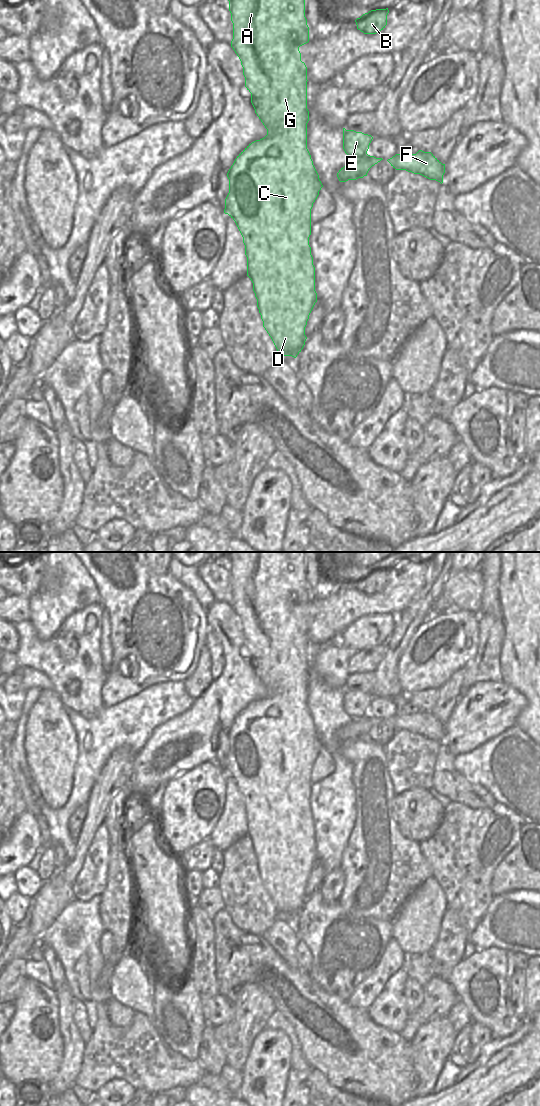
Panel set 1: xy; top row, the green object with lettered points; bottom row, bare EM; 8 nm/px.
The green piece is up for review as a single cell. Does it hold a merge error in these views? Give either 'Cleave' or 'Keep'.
Cleave

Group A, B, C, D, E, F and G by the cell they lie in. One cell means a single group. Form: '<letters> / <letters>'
A C D F G / B E

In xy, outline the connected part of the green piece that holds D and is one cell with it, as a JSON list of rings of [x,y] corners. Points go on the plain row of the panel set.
[[[227,552],[226,557],[233,583],[231,607],[241,621],[245,647],[251,653],[251,663],[267,689],[267,695],[249,704],[229,729],[229,753],[224,773],[235,781],[243,797],[247,836],[253,843],[263,887],[279,916],[296,918],[305,905],[305,887],[317,862],[309,797],[311,769],[323,747],[307,709],[307,627],[301,621],[299,611],[300,606],[309,602],[305,552]]]

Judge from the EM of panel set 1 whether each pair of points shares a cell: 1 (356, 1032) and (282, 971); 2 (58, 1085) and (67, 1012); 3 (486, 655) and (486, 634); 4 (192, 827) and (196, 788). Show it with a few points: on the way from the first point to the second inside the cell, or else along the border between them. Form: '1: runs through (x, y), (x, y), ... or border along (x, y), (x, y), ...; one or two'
1: runs through (337, 1016), (325, 1003), (316, 1003), (301, 989); one
2: runs through (69, 1067), (70, 1034), (67, 1030); one
3: runs through (487, 650), (487, 639); one
4: runs through (192, 817), (193, 798); one

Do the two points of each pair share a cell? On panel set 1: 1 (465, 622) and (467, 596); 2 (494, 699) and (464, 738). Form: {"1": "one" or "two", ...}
{"1": "two", "2": "one"}

